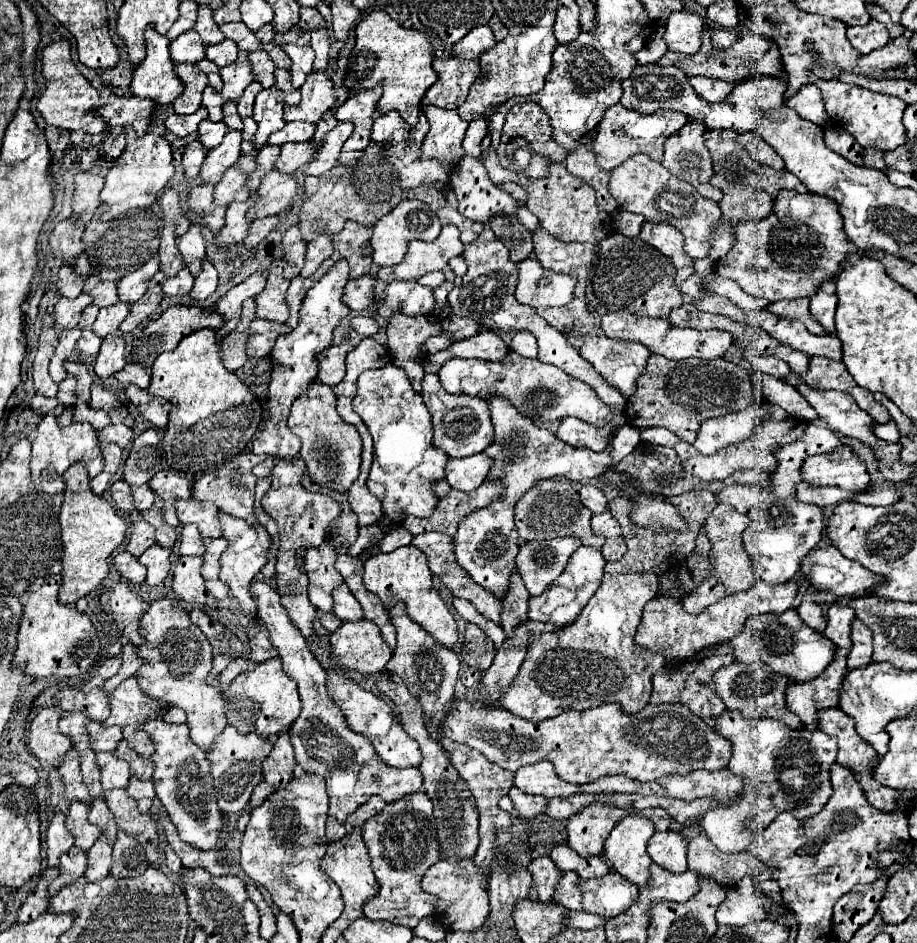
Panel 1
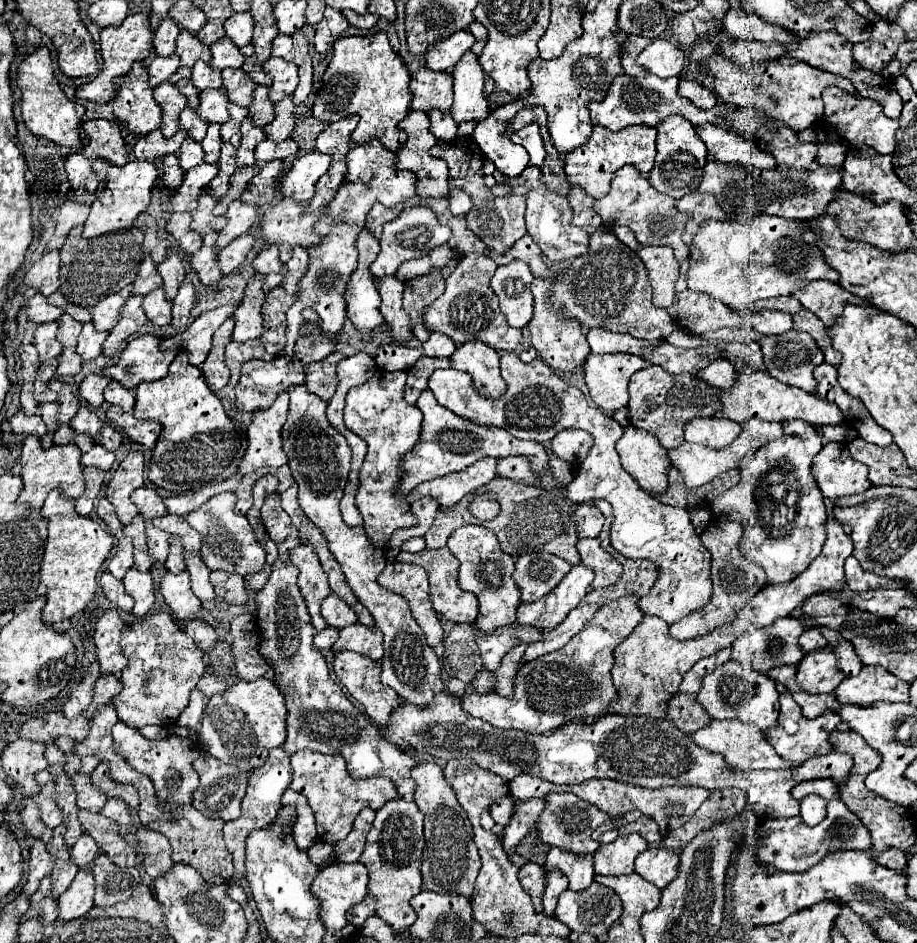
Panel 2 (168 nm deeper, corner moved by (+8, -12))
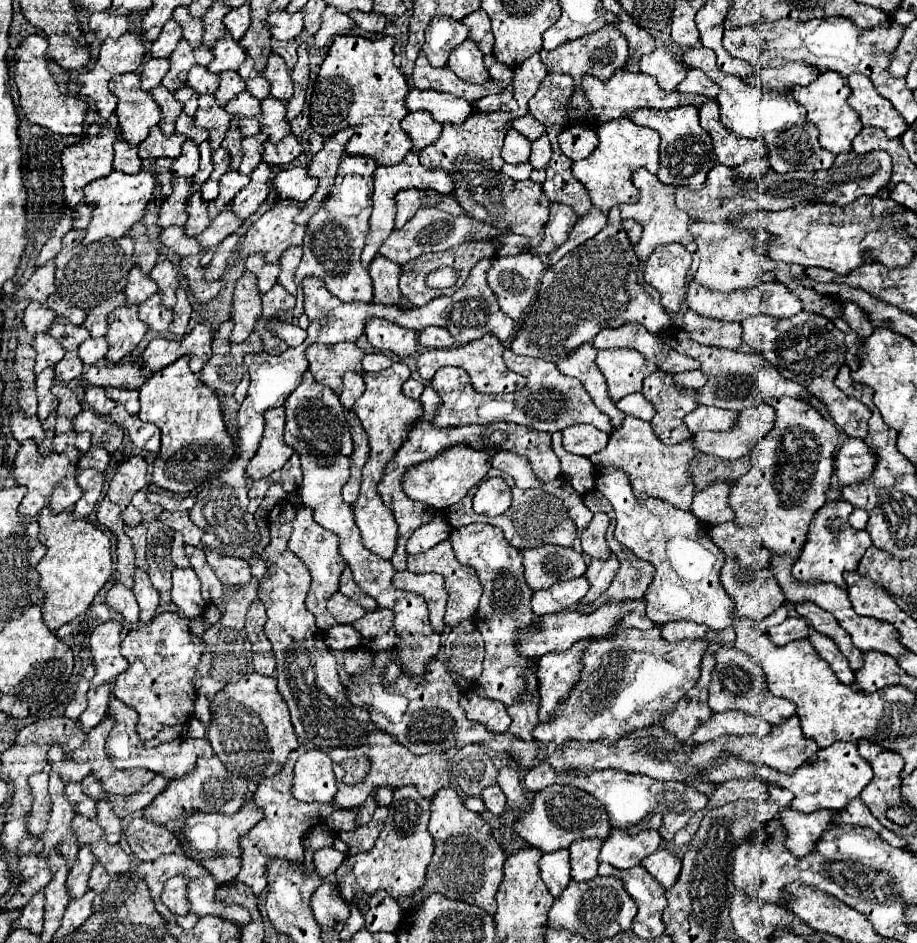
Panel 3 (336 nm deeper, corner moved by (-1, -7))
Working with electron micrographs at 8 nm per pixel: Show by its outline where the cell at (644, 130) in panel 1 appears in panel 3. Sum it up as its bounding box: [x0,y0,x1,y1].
[572,119,660,211]

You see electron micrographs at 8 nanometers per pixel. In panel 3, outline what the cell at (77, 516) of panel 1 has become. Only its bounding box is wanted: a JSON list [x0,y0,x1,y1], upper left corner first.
[36,507,112,631]

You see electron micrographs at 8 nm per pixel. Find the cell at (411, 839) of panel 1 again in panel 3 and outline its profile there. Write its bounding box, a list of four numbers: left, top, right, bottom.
[336,787,434,907]

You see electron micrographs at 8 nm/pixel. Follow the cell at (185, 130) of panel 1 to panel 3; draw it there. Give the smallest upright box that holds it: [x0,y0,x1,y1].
[138,127,184,159]

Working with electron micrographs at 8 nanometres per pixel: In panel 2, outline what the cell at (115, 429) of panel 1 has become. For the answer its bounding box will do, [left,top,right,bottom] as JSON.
[81,444,115,470]

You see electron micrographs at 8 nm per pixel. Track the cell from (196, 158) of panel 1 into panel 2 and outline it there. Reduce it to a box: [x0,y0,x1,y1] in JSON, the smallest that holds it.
[163,156,183,190]

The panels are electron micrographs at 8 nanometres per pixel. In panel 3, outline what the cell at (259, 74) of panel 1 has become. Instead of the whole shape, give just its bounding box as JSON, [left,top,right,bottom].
[216,71,246,105]

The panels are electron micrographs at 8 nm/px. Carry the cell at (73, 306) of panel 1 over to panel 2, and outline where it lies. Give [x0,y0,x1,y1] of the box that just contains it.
[33,322,61,364]

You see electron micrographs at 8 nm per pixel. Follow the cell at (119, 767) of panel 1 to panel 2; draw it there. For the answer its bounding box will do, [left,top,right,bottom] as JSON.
[71,774,107,812]

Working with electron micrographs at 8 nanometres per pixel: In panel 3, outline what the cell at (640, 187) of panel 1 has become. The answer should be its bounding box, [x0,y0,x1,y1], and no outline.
[620,167,692,263]

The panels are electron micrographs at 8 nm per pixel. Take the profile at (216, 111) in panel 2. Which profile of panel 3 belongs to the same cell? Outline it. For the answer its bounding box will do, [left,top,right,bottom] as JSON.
[194,95,232,151]

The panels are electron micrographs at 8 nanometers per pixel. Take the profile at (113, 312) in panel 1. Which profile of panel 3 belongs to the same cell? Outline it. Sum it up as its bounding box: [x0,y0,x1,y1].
[78,337,108,367]

